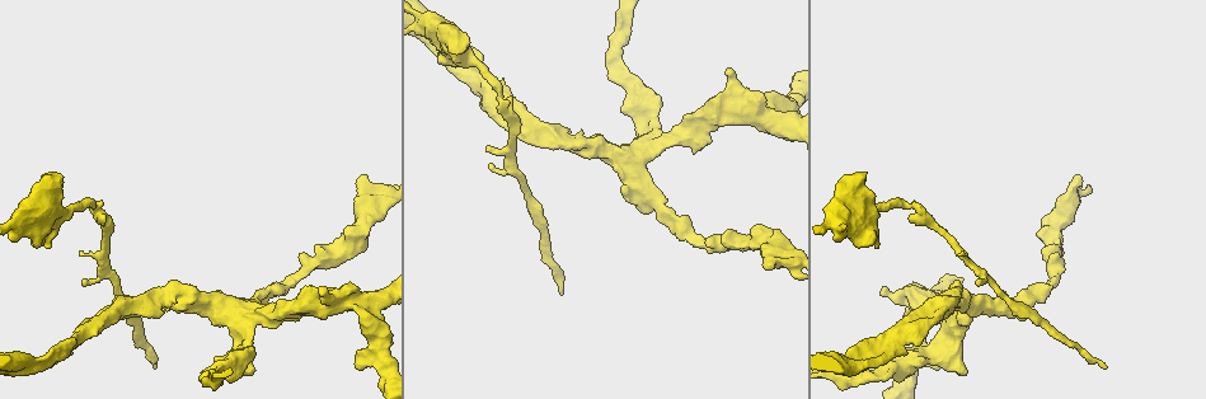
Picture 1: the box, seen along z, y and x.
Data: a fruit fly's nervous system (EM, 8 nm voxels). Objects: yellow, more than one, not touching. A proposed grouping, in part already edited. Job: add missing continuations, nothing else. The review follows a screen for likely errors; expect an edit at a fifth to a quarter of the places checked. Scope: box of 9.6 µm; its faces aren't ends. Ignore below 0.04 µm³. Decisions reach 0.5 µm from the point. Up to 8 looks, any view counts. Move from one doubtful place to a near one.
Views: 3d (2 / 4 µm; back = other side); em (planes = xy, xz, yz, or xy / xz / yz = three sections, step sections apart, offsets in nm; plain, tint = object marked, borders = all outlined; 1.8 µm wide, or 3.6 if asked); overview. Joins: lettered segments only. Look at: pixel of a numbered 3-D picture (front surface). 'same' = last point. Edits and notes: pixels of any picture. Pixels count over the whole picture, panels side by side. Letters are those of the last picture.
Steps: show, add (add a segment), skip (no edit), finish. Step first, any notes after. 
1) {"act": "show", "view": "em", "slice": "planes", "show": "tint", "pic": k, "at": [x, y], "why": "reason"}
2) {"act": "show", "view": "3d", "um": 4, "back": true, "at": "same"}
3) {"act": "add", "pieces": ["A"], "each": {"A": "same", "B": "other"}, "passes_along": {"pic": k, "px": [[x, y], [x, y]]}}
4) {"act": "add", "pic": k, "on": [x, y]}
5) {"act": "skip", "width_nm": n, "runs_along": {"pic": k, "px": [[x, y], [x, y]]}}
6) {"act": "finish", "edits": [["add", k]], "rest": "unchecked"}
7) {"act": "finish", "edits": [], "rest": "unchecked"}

{"act": "show", "view": "3d", "um": 2, "pic": 1, "at": [79, 255], "why": "thin end"}

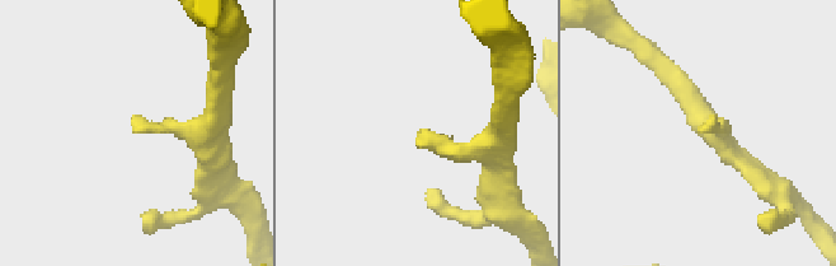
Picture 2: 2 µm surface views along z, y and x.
{"act": "show", "view": "em", "slice": "yz", "step": 16, "show": "tint", "pic": 2, "at": [422, 129]}

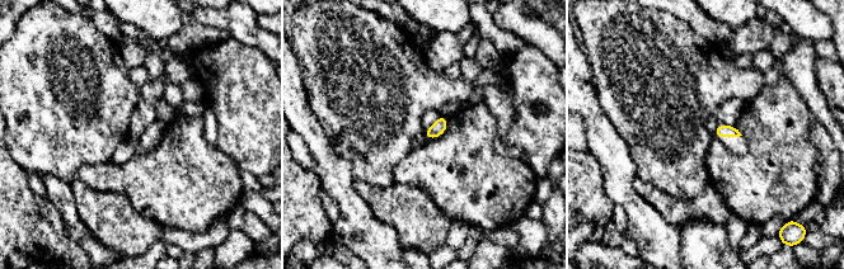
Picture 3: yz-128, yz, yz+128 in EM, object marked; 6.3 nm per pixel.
{"act": "show", "view": "em", "slice": "planes", "show": "borders", "at": "same", "why": "cut it another way"}

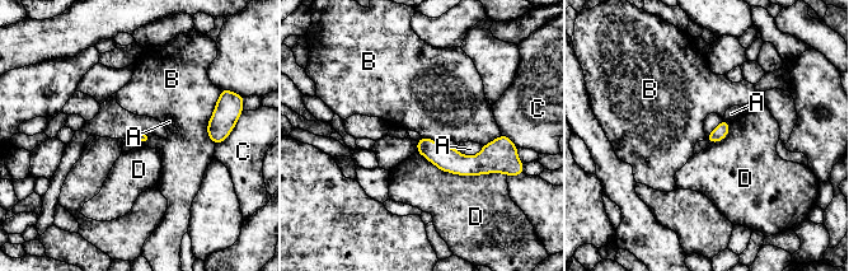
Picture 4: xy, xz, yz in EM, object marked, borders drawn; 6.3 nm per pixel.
{"act": "skip", "longest_contact_nm": ["D", 550], "each": {"A": "other", "B": "other", "C": "other", "D": "other"}, "border": {"pic": 4, "px": [[217, 101], [207, 125], [215, 145]]}, "found": "no lettered segment goes on from it"}

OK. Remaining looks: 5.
{"act": "show", "view": "3d", "um": 4, "pic": 1, "at": [653, 143], "why": "narrows sharply"}

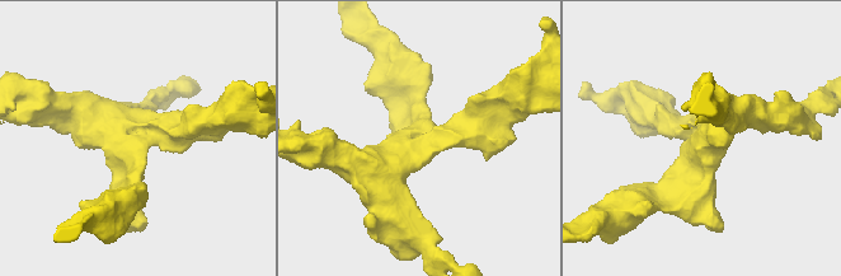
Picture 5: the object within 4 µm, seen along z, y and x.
{"act": "show", "view": "em", "slice": "xy", "step": 16, "show": "borders", "pic": 5, "at": [130, 140], "arms": 4}

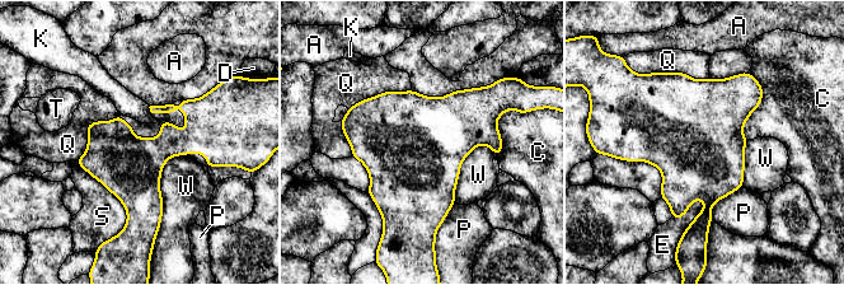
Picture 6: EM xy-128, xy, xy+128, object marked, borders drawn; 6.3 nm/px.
{"act": "show", "view": "em", "slice": "planes", "show": "borders", "at": "same"}

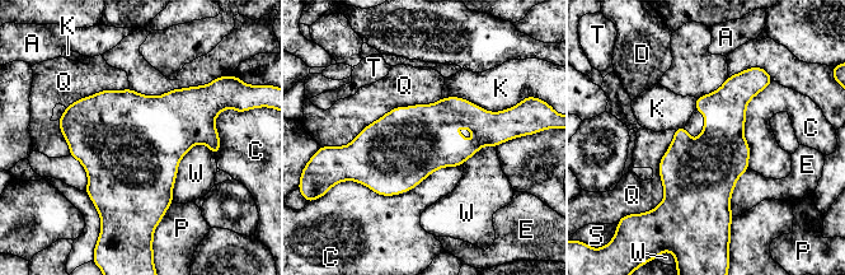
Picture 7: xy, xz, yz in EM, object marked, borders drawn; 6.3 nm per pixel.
{"act": "skip", "width_nm": 380, "each": {"A": "other", "C": "other", "D": "other", "E": "other", "K": "other", "P": "other", "Q": "other", "S": "other", "T": "other", "W": "other"}, "found": "no lettered segment goes on from it"}

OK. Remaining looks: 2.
{"act": "show", "view": "em", "slice": "xz", "step": 4, "show": "borders", "pic": 1, "at": [157, 367], "why": "end of a long branch"}

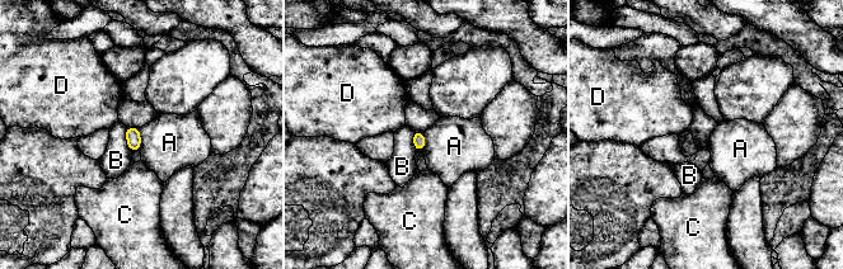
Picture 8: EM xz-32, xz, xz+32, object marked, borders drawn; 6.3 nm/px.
{"act": "show", "view": "em", "slice": "planes", "show": "borders", "at": "same"}

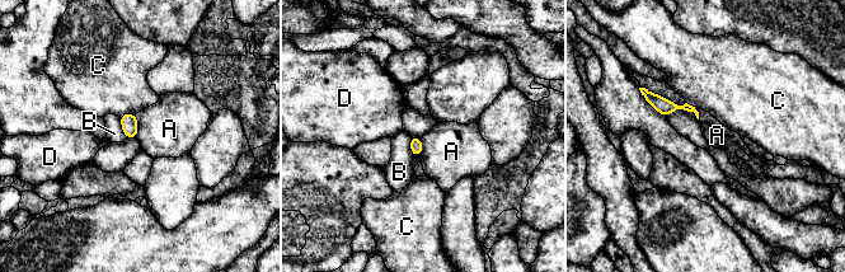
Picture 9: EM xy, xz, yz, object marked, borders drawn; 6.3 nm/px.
{"act": "skip", "each": {"A": "other", "B": "other", "C": "other", "D": "other"}, "runs_along": {"pic": 9, "px": [[646, 94], [665, 107], [686, 107]]}, "found": "no lettered segment goes on from it"}

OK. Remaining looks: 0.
{"act": "finish", "edits": [], "rest": "unchecked"}

